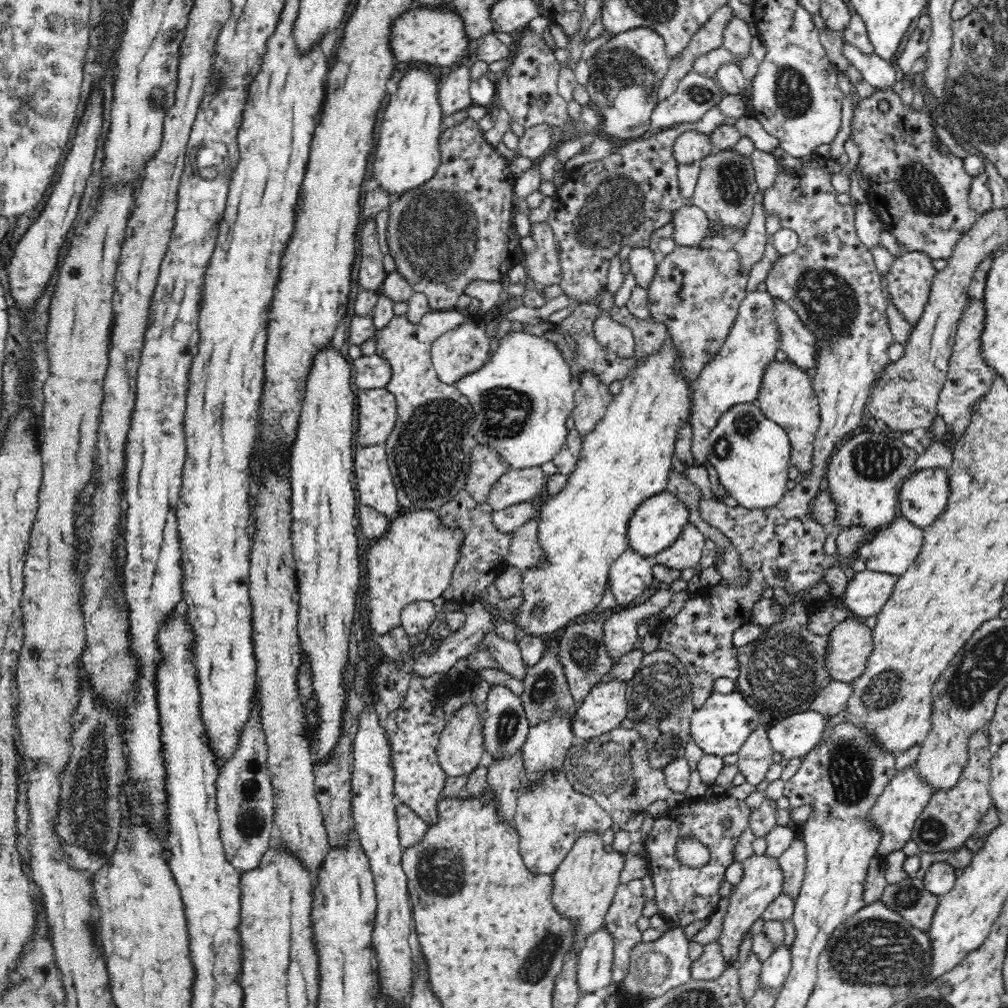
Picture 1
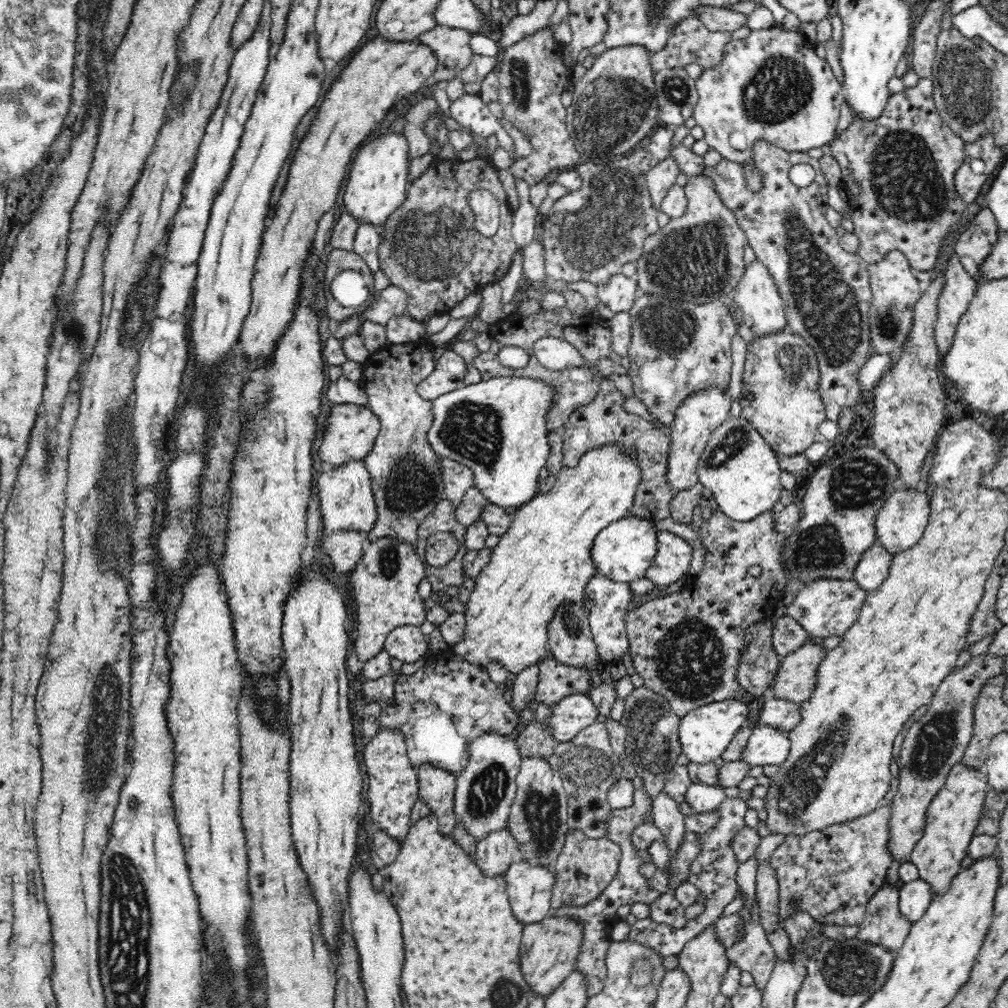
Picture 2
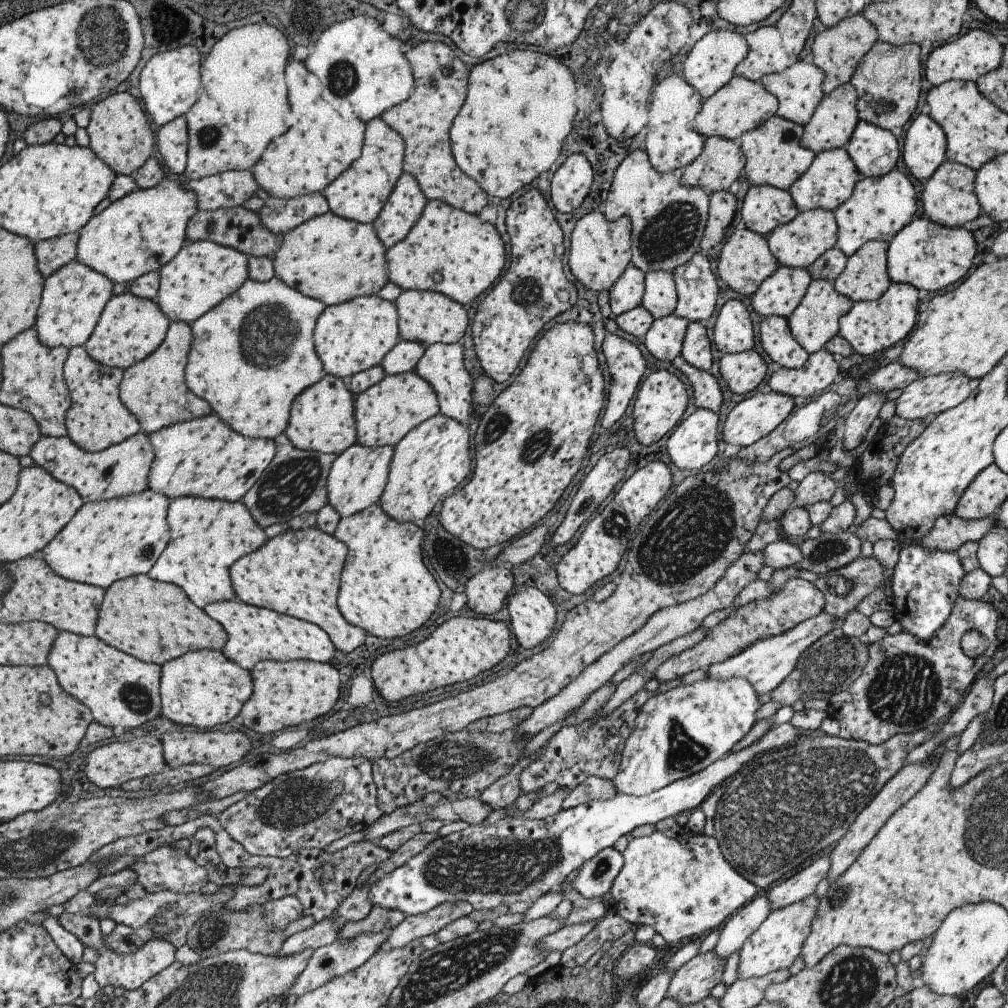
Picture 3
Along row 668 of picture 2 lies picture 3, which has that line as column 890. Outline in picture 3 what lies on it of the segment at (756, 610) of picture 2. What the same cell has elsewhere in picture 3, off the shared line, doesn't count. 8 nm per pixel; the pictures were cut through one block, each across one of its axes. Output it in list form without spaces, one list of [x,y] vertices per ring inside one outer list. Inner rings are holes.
[[[959,596],[947,621],[927,641],[915,637],[912,633],[902,631],[897,635],[886,634],[883,639],[870,644],[869,661],[860,678],[857,678],[856,682],[853,682],[846,690],[833,694],[828,701],[828,716],[839,722],[838,736],[879,745],[900,733],[914,734],[932,726],[941,725],[953,710],[962,704],[963,698],[976,680],[976,674],[996,652],[999,645],[996,639],[997,622],[998,613],[992,602],[971,601]],[[967,630],[979,630],[988,639],[988,648],[982,656],[970,658],[965,655],[960,639]]]

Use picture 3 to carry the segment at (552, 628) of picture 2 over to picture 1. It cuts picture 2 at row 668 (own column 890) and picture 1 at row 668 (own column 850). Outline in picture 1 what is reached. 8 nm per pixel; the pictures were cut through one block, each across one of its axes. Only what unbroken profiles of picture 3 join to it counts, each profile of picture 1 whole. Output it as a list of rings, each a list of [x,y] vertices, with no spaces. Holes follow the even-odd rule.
[[[602,612],[598,621],[586,619],[575,621],[566,626],[562,636],[557,639],[557,657],[563,666],[570,693],[578,706],[582,705],[590,690],[603,682],[616,663],[616,660],[607,655],[603,641],[603,622],[607,616],[608,612]]]

